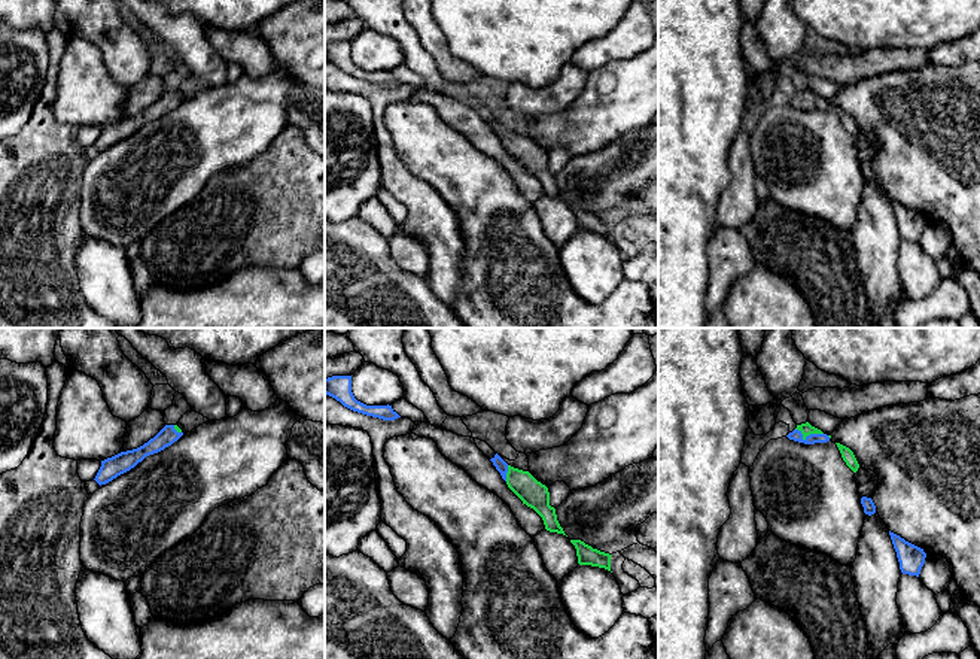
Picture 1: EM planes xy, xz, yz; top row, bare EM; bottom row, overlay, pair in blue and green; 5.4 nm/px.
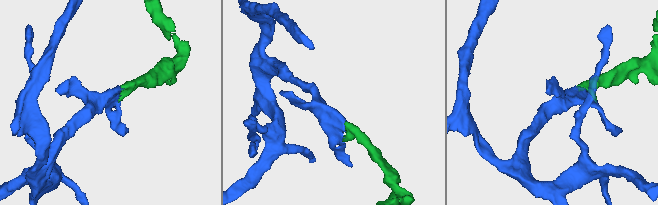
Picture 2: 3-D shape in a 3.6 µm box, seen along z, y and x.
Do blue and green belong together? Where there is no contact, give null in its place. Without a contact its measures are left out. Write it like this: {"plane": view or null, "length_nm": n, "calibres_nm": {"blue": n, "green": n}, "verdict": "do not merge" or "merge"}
{"plane": "yz", "length_nm": 160, "calibres_nm": {"blue": 60, "green": 70}, "verdict": "merge"}

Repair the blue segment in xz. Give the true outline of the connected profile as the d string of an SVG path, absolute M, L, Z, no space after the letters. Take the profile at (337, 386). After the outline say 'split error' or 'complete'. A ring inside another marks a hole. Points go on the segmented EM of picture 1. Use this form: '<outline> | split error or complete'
M332 376L325 379L325 394L340 401L344 407L378 417L383 420L395 420L401 417L392 406L366 406L357 401L351 392L351 376Z | complete

